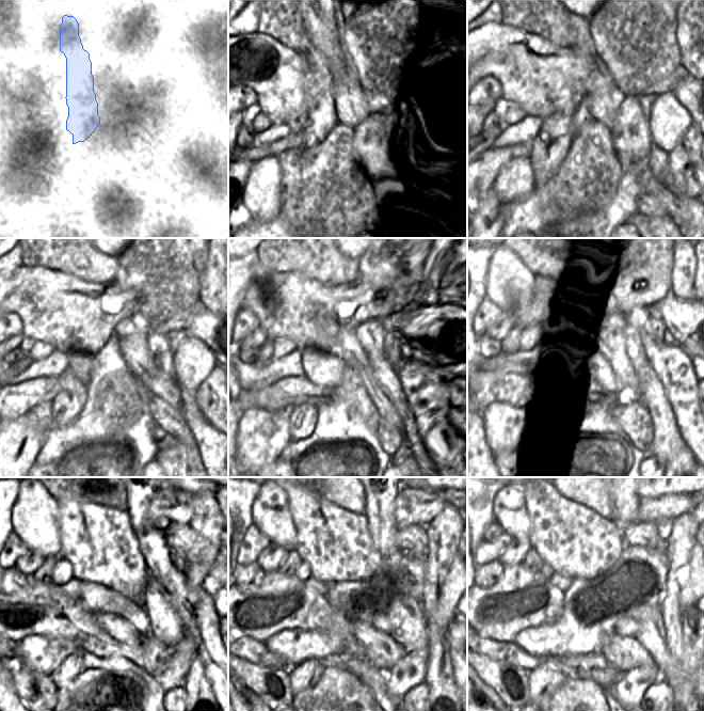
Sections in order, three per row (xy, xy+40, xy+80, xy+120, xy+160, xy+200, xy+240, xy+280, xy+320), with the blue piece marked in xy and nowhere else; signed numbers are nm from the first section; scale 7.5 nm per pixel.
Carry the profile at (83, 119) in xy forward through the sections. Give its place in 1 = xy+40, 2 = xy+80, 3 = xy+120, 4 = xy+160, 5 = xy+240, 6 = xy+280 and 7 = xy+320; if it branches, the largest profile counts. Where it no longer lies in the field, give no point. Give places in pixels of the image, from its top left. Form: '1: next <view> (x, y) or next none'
1: next xy+40 (321, 120)
2: next xy+80 (548, 149)
3: next xy+120 (66, 407)
4: next xy+160 (303, 420)
5: next xy+240 (70, 667)
6: next xy+280 (305, 675)
7: next xy+320 (545, 679)

